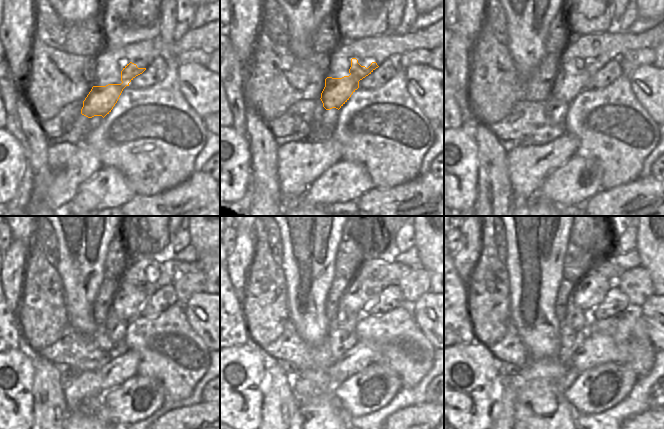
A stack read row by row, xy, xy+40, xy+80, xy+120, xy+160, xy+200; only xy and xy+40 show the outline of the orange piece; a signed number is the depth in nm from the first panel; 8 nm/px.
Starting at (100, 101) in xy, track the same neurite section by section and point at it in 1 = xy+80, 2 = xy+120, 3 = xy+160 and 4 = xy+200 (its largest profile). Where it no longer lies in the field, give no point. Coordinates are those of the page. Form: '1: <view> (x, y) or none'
1: xy+80 (566, 87)
2: xy+120 (129, 298)
3: xy+160 (359, 295)
4: xy+200 (589, 293)

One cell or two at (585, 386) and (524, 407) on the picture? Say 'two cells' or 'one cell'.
two cells

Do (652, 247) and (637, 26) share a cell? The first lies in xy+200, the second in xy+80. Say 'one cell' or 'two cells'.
two cells

